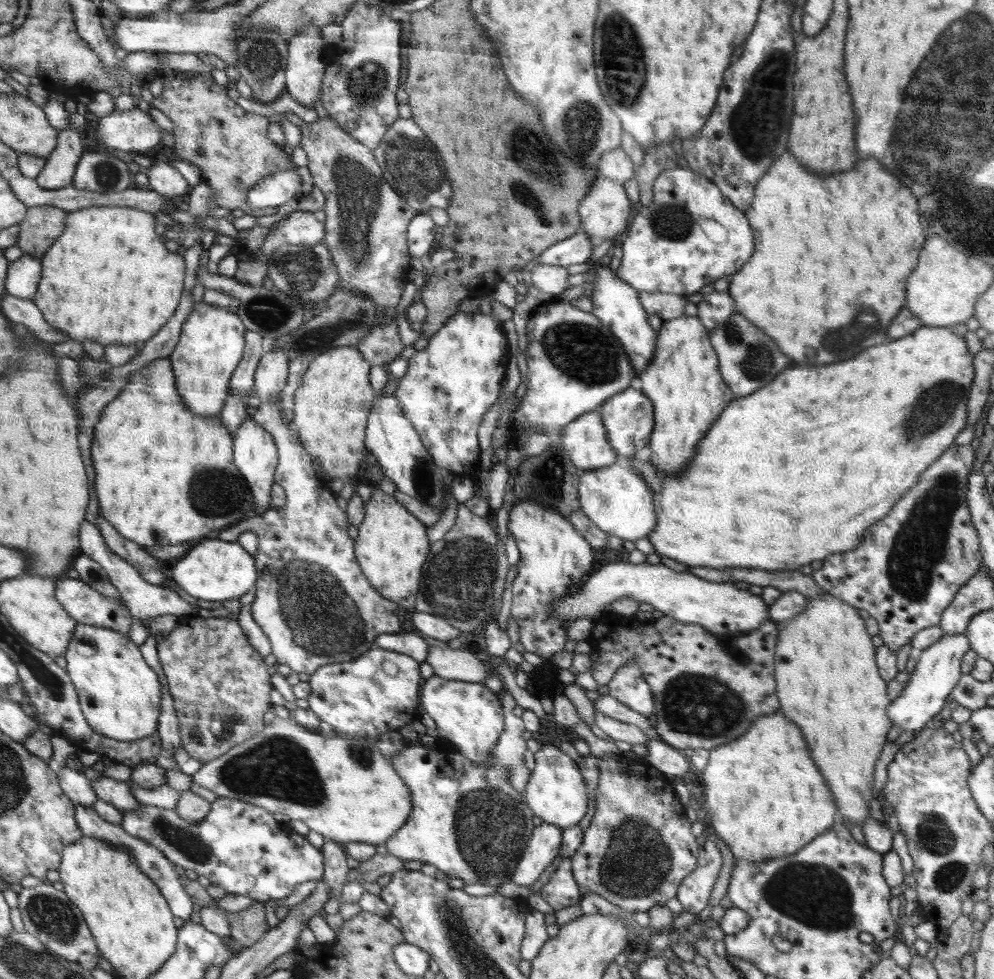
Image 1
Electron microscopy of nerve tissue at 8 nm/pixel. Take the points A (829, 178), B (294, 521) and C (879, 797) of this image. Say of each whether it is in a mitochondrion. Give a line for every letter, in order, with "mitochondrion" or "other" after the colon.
A: other
B: other
C: other

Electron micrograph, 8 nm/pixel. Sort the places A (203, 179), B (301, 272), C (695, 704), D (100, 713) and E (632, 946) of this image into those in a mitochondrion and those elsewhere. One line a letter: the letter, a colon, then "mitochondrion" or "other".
A: other
B: mitochondrion
C: mitochondrion
D: other
E: other

